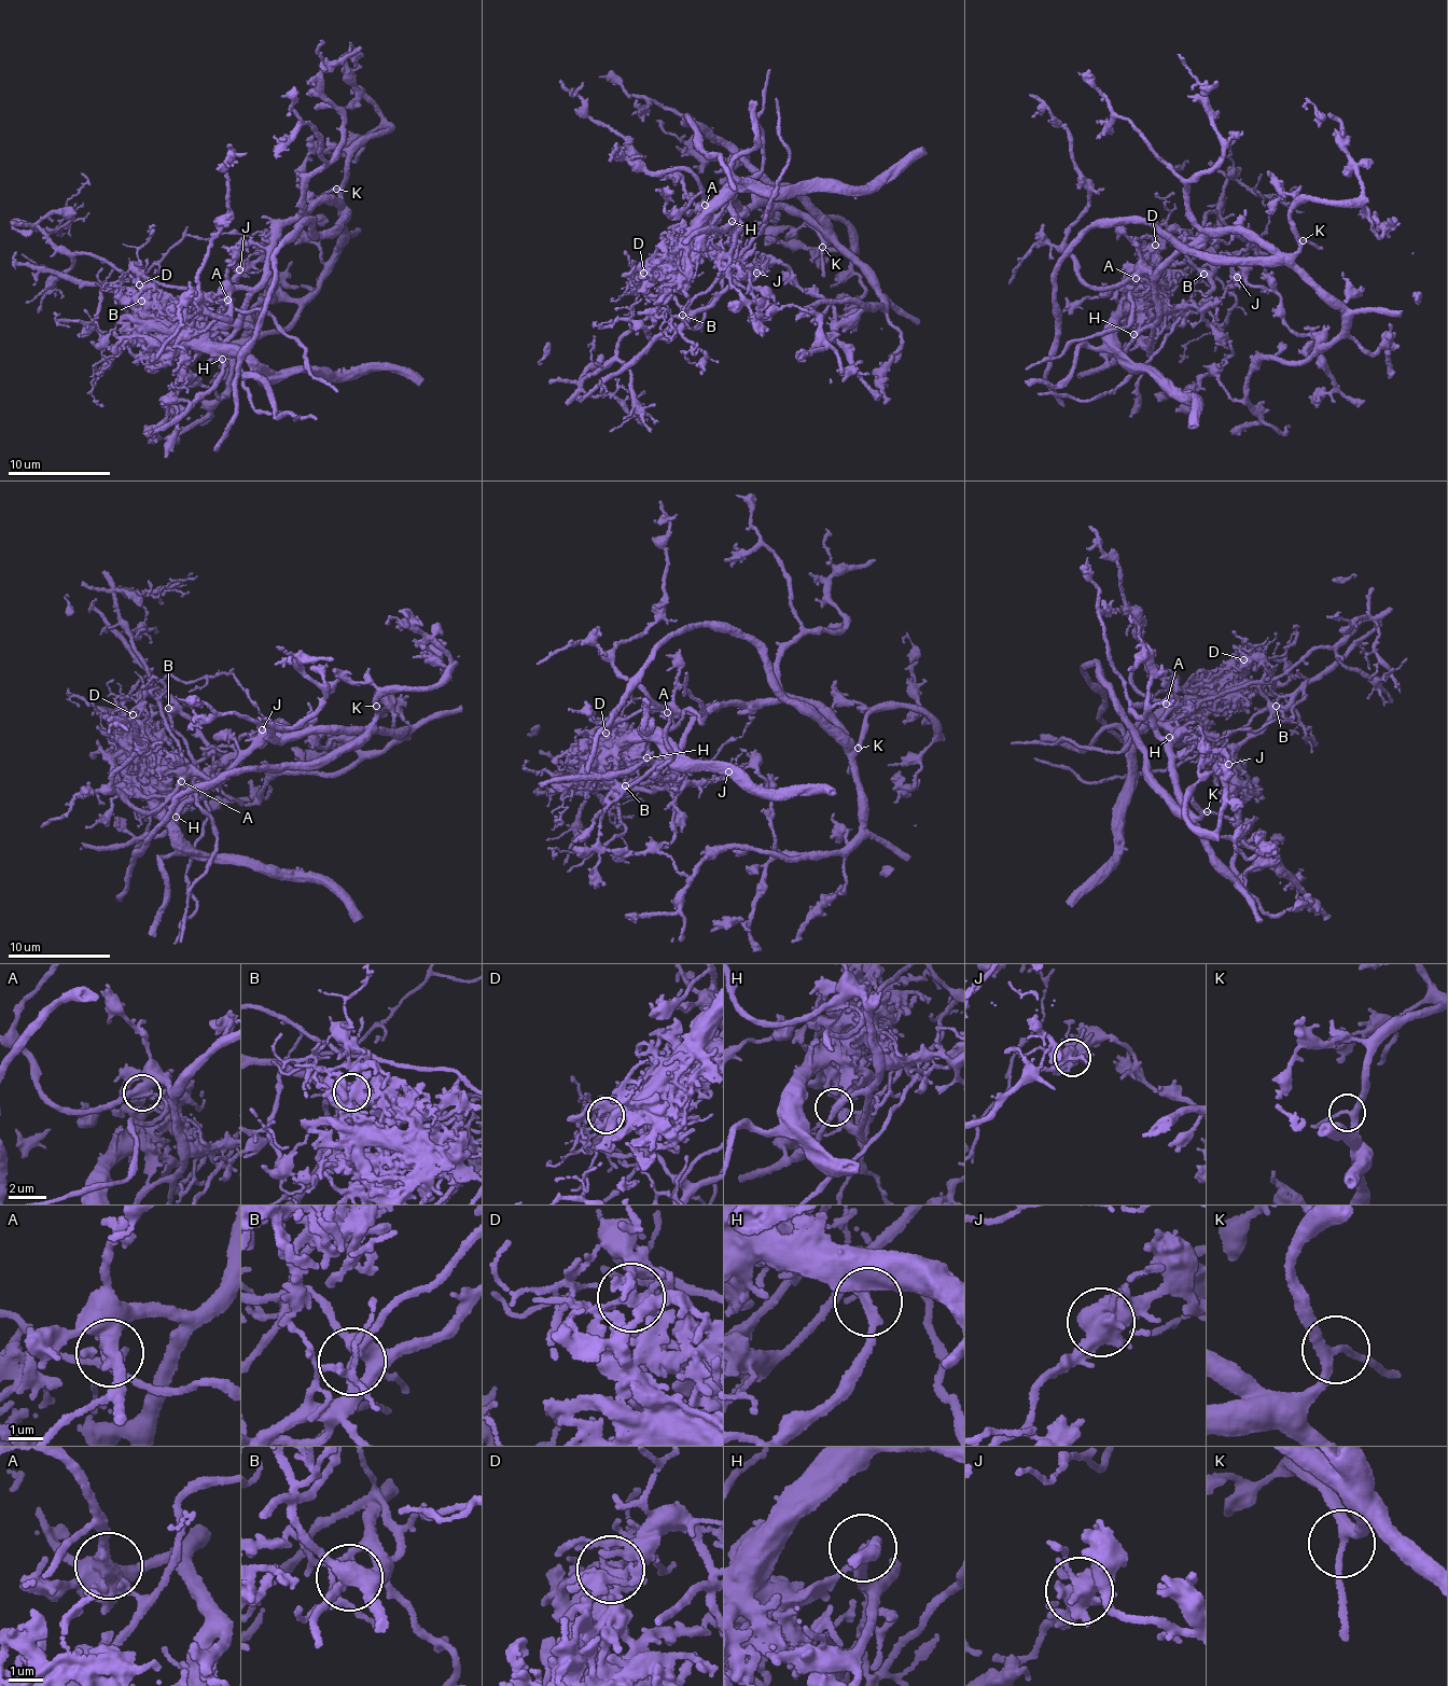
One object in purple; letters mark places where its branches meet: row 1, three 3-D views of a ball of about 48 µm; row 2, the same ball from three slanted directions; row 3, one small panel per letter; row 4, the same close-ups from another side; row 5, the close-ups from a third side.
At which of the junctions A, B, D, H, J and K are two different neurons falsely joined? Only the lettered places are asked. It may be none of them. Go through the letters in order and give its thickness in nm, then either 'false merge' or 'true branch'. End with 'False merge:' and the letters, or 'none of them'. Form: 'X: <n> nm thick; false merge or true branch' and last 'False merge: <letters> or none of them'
A: 360 nm thick; false merge
B: 280 nm thick; true branch
D: 200 nm thick; false merge
H: 240 nm thick; false merge
J: 550 nm thick; false merge
K: 260 nm thick; true branch
False merge: A, D, H, J

